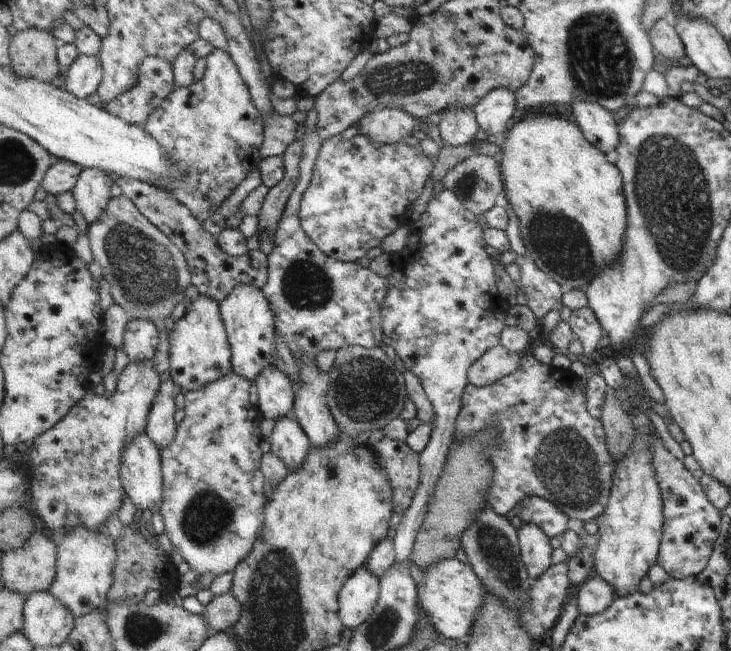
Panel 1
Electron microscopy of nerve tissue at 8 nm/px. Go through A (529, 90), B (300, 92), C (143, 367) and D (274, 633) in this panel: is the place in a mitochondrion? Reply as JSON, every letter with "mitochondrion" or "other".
{"A":"other","B":"other","C":"other","D":"mitochondrion"}

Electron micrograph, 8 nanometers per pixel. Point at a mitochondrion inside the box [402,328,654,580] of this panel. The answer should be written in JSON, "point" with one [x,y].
{"point":[564,461]}

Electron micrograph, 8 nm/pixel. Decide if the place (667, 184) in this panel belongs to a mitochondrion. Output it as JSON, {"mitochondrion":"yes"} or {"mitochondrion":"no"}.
{"mitochondrion":"yes"}

